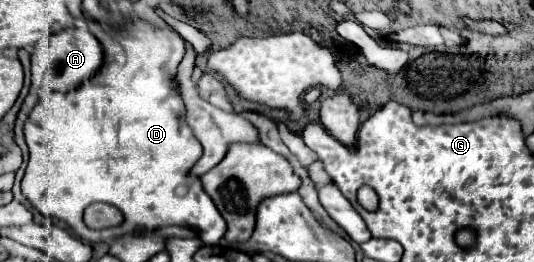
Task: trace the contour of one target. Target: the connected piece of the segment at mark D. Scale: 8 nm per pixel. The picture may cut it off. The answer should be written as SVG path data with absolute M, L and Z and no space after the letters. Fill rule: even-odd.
M134 17L128 25L124 25L122 29L120 27L108 27L108 25L102 25L102 23L96 23L96 21L88 21L90 23L90 31L96 35L96 39L100 41L102 49L104 49L104 63L102 67L96 71L94 77L90 77L88 81L84 81L80 87L76 87L74 91L68 91L68 93L46 93L40 97L40 101L36 103L36 107L30 111L28 119L26 119L26 127L24 127L24 133L26 133L26 143L30 147L30 161L28 161L28 167L26 167L26 175L22 179L22 193L24 197L40 211L44 213L46 217L56 217L60 221L64 221L82 241L86 243L102 243L102 241L108 241L112 237L124 237L124 235L130 235L134 233L136 229L138 231L154 231L154 229L160 229L160 227L168 227L168 225L186 225L188 229L194 229L200 237L202 243L220 243L220 239L224 237L224 229L226 229L226 221L220 217L216 205L212 205L212 199L208 197L208 193L202 189L200 185L200 177L192 175L190 169L202 157L202 145L200 141L196 139L196 135L192 133L190 125L186 123L186 117L184 117L184 101L182 101L182 95L180 95L180 89L178 89L178 83L176 83L176 73L178 73L178 65L186 53L186 41L180 33L176 33L176 29L168 27L168 29L162 29L158 25L152 25L150 21L144 21L140 17ZM92 203L110 203L114 207L118 207L124 215L124 223L118 225L118 227L112 227L112 229L102 229L102 231L92 231L84 225L82 221L82 215L84 215L84 209Z

